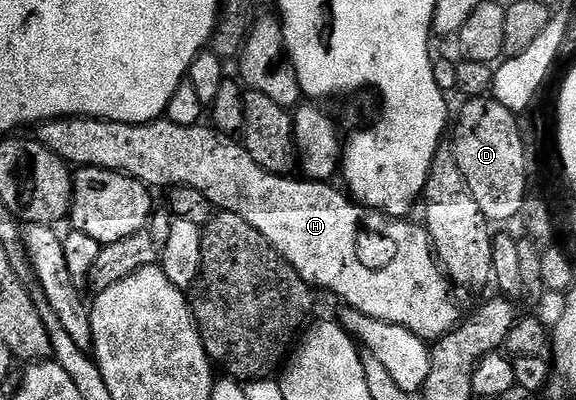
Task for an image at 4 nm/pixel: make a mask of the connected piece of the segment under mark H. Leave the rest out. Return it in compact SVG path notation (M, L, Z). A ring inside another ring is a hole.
M53 118L50 122L40 123L36 130L35 137L37 141L42 142L51 152L55 152L55 156L59 156L64 162L68 162L70 167L98 166L99 168L107 168L108 170L114 170L120 174L131 176L135 180L145 183L150 188L156 188L156 186L165 186L164 188L186 186L187 188L195 188L199 192L203 192L203 196L207 196L209 203L217 210L235 212L235 216L243 216L243 220L247 220L247 224L251 224L251 228L255 228L255 232L259 232L259 236L263 236L263 240L267 240L267 244L271 244L275 248L275 252L279 252L282 258L288 260L297 269L299 276L310 288L316 288L318 291L320 291L319 289L330 290L335 297L342 298L346 302L344 305L350 310L357 310L361 314L366 314L368 318L383 320L387 324L402 326L411 331L415 336L426 340L436 340L443 337L444 334L451 333L462 321L463 313L461 314L456 300L453 299L452 292L454 293L454 291L451 289L451 283L434 255L433 243L430 242L429 232L425 229L424 225L417 223L416 226L415 223L409 222L413 220L398 220L390 218L388 214L366 209L360 202L350 197L344 189L341 189L342 191L336 190L333 184L329 182L310 182L302 180L300 177L297 177L297 179L293 178L294 176L267 172L263 168L259 168L259 164L255 164L255 160L251 160L251 156L245 151L244 145L240 141L217 133L212 125L198 124L195 126L184 126L183 124L175 124L168 120L144 122L143 124L127 124L126 122L109 122L106 118Z

